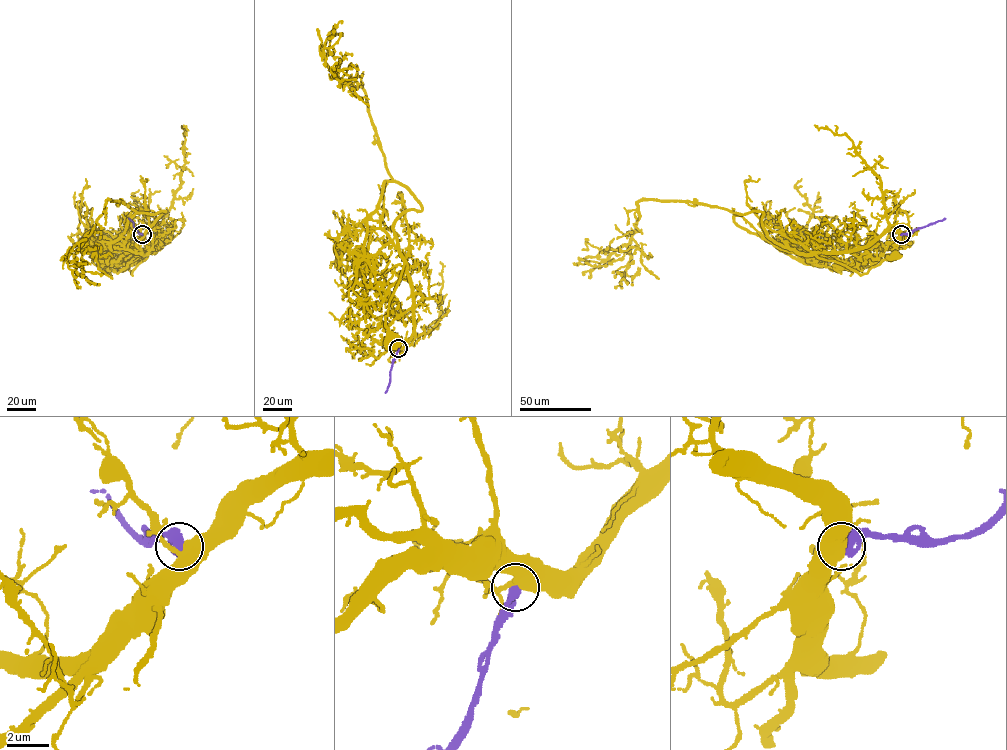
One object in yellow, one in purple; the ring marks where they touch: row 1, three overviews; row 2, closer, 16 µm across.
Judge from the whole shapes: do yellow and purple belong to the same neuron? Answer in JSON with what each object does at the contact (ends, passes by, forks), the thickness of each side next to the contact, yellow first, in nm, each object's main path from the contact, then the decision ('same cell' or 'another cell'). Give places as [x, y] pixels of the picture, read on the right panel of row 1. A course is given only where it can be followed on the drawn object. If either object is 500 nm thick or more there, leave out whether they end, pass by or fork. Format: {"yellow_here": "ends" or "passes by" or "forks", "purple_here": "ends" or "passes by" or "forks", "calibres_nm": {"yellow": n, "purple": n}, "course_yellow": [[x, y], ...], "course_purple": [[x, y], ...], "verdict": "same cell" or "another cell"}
{"calibres_nm": {"yellow": 480, "purple": 550}, "course_yellow": [[901, 234], [891, 229], [866, 245], [846, 251], [816, 254], [861, 274], [883, 260], [896, 257]], "course_purple": [[901, 234], [945, 218]], "verdict": "another cell"}

